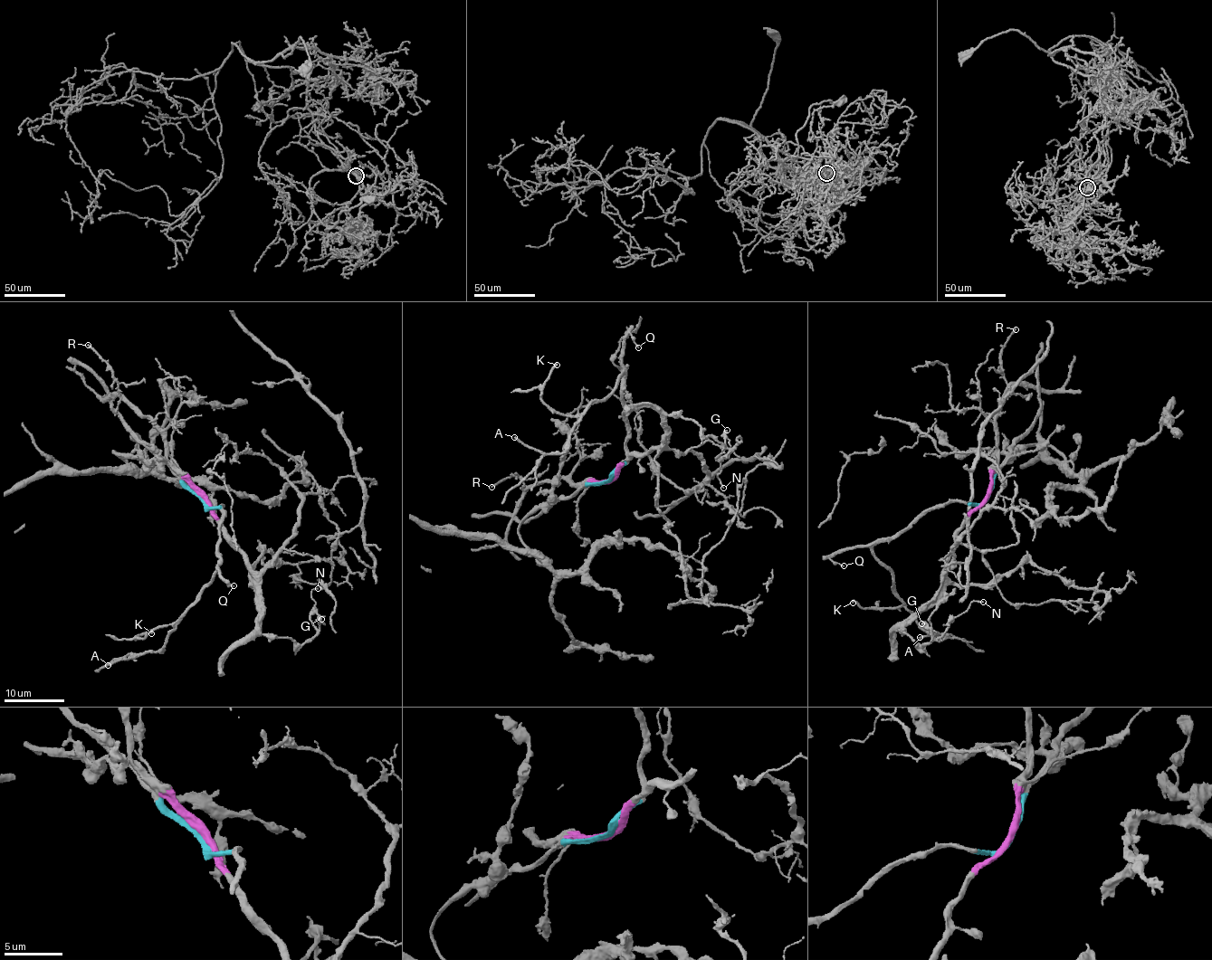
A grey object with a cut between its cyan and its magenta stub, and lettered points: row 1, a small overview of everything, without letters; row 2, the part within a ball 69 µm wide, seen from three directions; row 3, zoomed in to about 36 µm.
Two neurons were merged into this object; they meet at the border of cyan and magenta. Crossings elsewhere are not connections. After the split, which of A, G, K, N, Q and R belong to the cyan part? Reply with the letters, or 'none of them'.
A, K, Q

